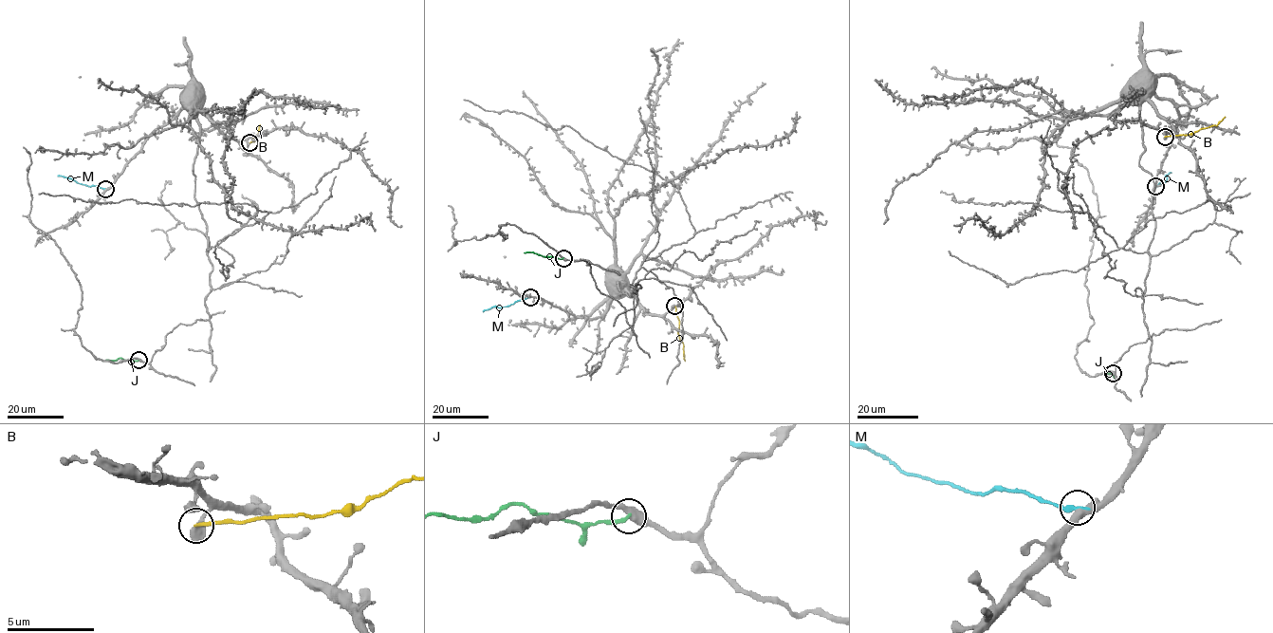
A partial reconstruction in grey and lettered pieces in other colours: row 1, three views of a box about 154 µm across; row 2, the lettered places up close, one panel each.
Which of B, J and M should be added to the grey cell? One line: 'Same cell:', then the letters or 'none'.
Same cell: none

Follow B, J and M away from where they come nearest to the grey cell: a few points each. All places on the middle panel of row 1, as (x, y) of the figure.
B: (673, 306), (685, 361)
J: (563, 258), (524, 252)
M: (530, 296), (508, 306), (482, 310)

